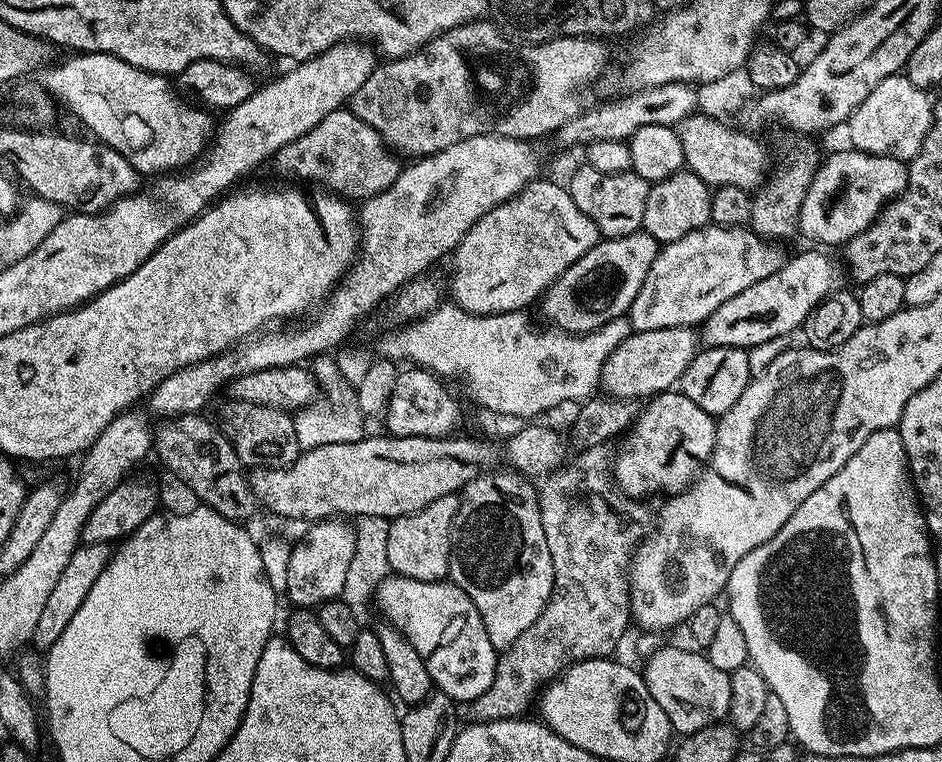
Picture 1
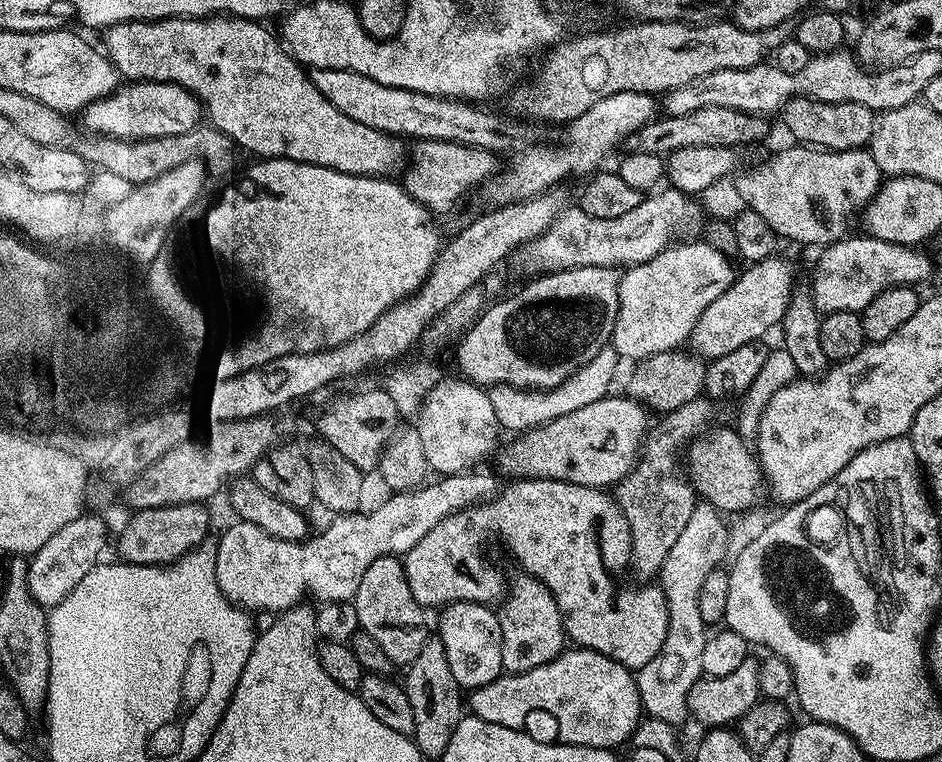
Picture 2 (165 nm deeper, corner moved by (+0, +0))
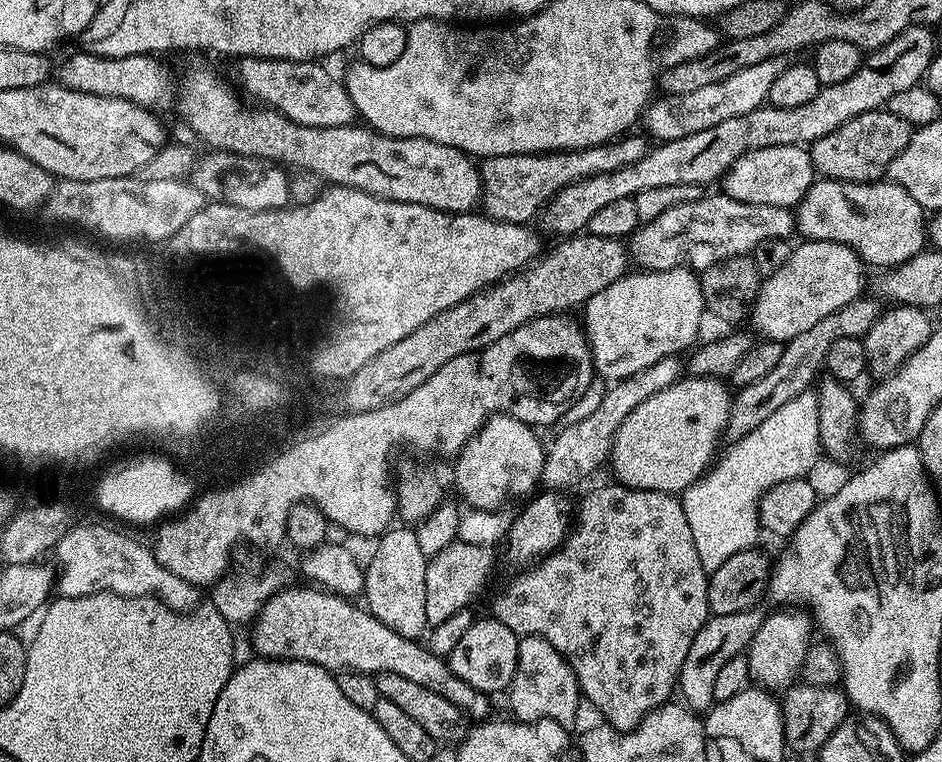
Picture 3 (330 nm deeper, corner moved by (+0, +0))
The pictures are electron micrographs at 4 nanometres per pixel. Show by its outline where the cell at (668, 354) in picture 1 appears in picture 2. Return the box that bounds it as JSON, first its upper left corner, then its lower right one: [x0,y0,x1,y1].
[690,254,796,362]

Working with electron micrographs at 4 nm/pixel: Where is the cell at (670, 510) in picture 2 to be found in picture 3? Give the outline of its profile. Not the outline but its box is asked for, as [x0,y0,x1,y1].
[726,298,881,442]

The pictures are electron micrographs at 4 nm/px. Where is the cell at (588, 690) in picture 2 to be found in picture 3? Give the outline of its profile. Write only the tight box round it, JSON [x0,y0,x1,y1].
[250,586,493,722]

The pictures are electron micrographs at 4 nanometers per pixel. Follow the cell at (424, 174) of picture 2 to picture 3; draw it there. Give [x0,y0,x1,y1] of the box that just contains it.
[478,134,650,224]

